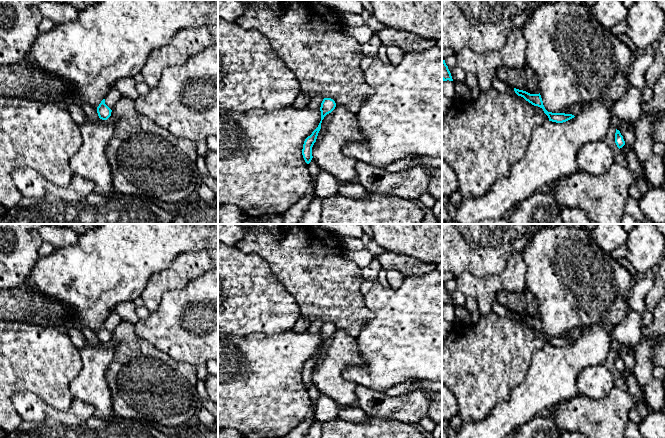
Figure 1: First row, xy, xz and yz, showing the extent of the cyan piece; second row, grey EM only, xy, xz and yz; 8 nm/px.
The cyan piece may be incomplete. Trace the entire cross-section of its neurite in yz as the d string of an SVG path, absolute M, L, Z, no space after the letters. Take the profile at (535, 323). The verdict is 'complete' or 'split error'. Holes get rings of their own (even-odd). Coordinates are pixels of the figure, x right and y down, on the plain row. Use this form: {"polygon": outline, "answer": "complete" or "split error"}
{"polygon": "M514 312L514 315L518 320L523 321L526 325L528 325L532 329L542 332L544 337L548 340L549 345L556 346L556 347L563 347L575 341L572 338L548 336L543 329L543 325L542 325L540 317L530 318L526 315L519 314L516 312Z", "answer": "complete"}

